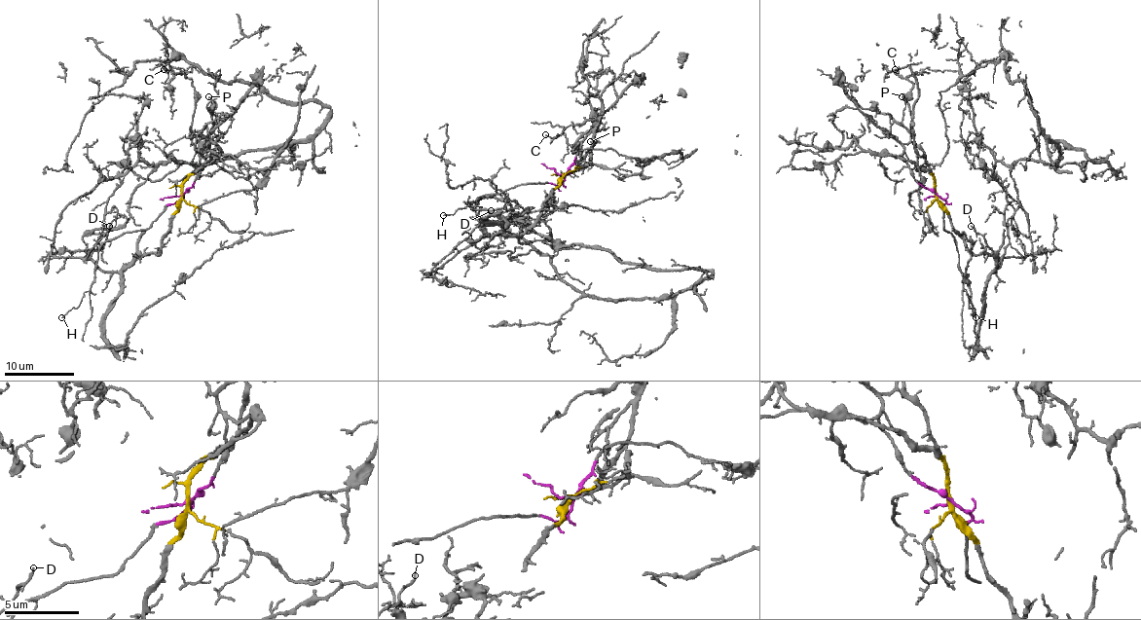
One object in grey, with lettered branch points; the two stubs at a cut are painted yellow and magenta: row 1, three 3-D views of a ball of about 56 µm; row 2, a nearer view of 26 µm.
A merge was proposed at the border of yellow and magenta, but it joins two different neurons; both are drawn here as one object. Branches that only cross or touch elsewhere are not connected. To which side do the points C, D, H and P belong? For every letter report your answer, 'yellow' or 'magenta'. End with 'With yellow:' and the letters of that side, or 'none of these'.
C: magenta
D: yellow
H: magenta
P: yellow
With yellow: D, P

